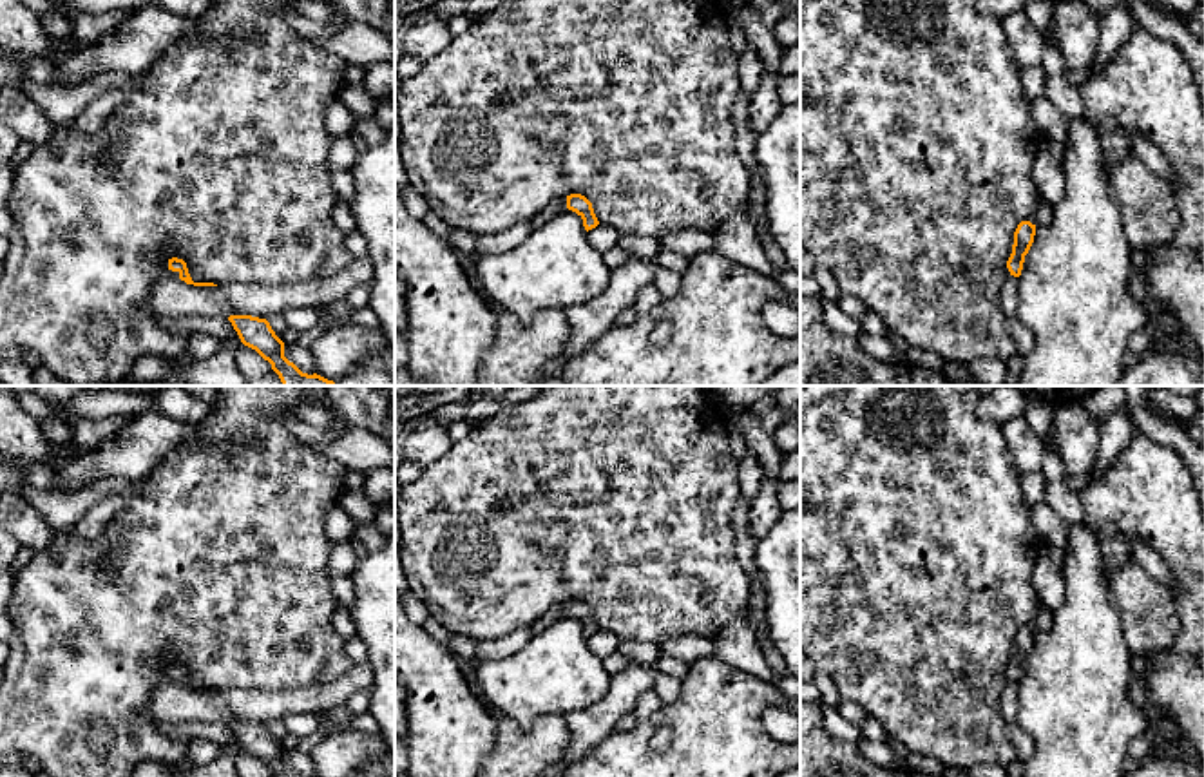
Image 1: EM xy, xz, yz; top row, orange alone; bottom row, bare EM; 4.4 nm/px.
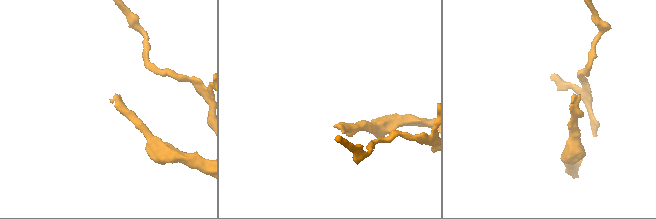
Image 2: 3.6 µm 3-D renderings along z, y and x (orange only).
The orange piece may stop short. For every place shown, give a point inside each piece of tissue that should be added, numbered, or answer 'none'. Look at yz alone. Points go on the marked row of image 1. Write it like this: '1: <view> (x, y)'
1: yz (1043, 216)

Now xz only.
1: xz (558, 205)

